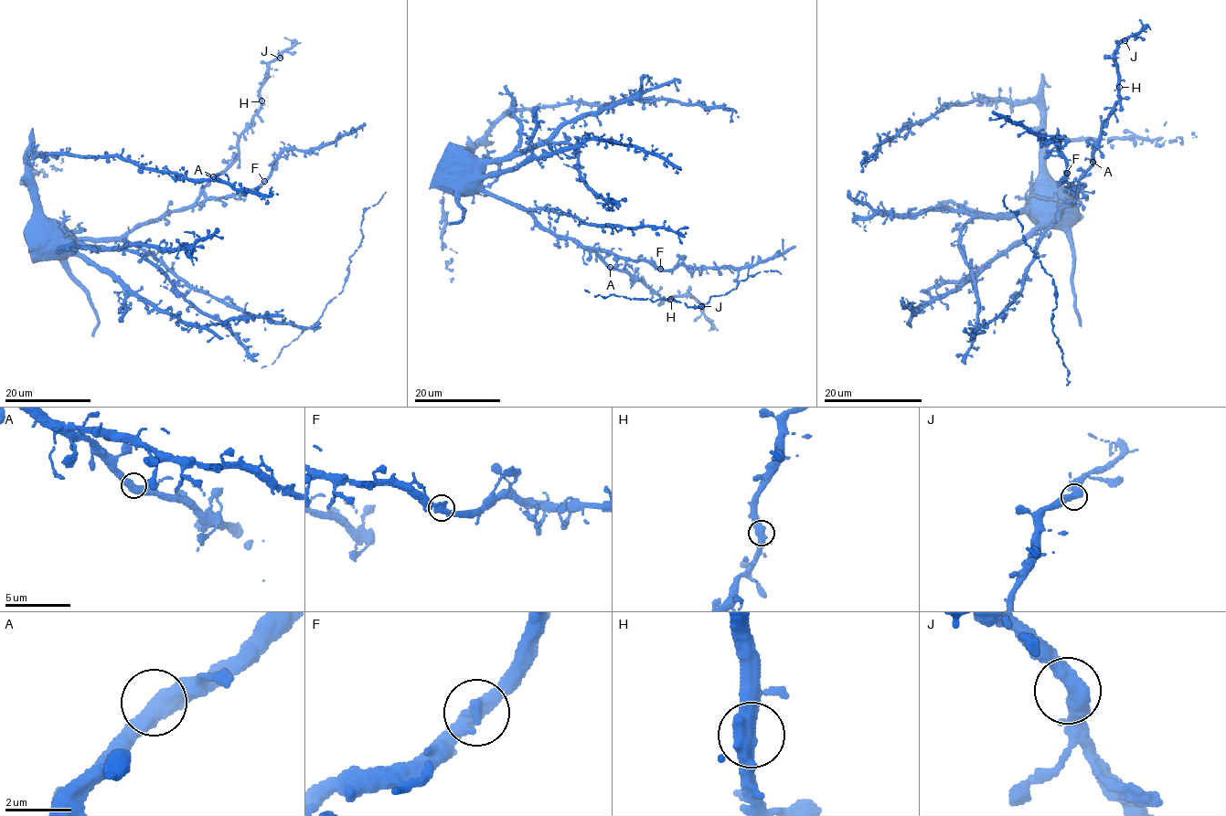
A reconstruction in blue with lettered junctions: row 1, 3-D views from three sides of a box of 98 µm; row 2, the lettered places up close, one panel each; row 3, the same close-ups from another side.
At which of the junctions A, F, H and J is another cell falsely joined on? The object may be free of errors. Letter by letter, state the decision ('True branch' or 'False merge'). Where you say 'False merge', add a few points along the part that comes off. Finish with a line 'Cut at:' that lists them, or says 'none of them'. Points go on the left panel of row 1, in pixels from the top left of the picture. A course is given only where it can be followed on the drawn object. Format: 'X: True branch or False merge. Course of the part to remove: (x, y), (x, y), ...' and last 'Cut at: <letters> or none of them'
A: True branch
F: True branch
H: True branch
J: True branch
Cut at: none of them

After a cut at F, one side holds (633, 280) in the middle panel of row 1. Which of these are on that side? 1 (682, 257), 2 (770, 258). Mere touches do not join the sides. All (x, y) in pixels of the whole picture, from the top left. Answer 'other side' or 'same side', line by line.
1: other side
2: other side

